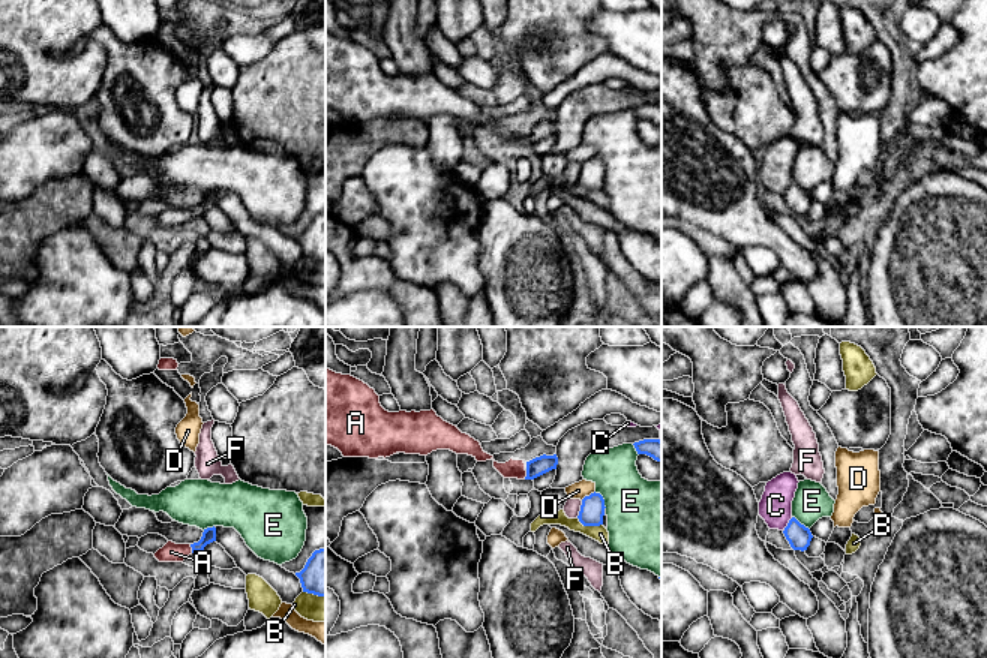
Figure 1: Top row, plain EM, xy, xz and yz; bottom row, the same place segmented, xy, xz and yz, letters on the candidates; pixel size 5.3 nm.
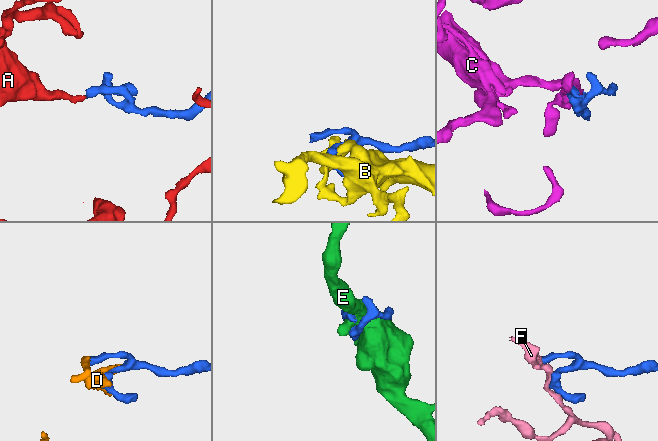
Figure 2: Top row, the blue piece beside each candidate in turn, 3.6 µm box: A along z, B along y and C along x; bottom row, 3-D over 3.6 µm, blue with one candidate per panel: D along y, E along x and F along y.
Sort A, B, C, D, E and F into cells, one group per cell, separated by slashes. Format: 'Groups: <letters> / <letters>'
Groups: A / B / C / D / E / F

